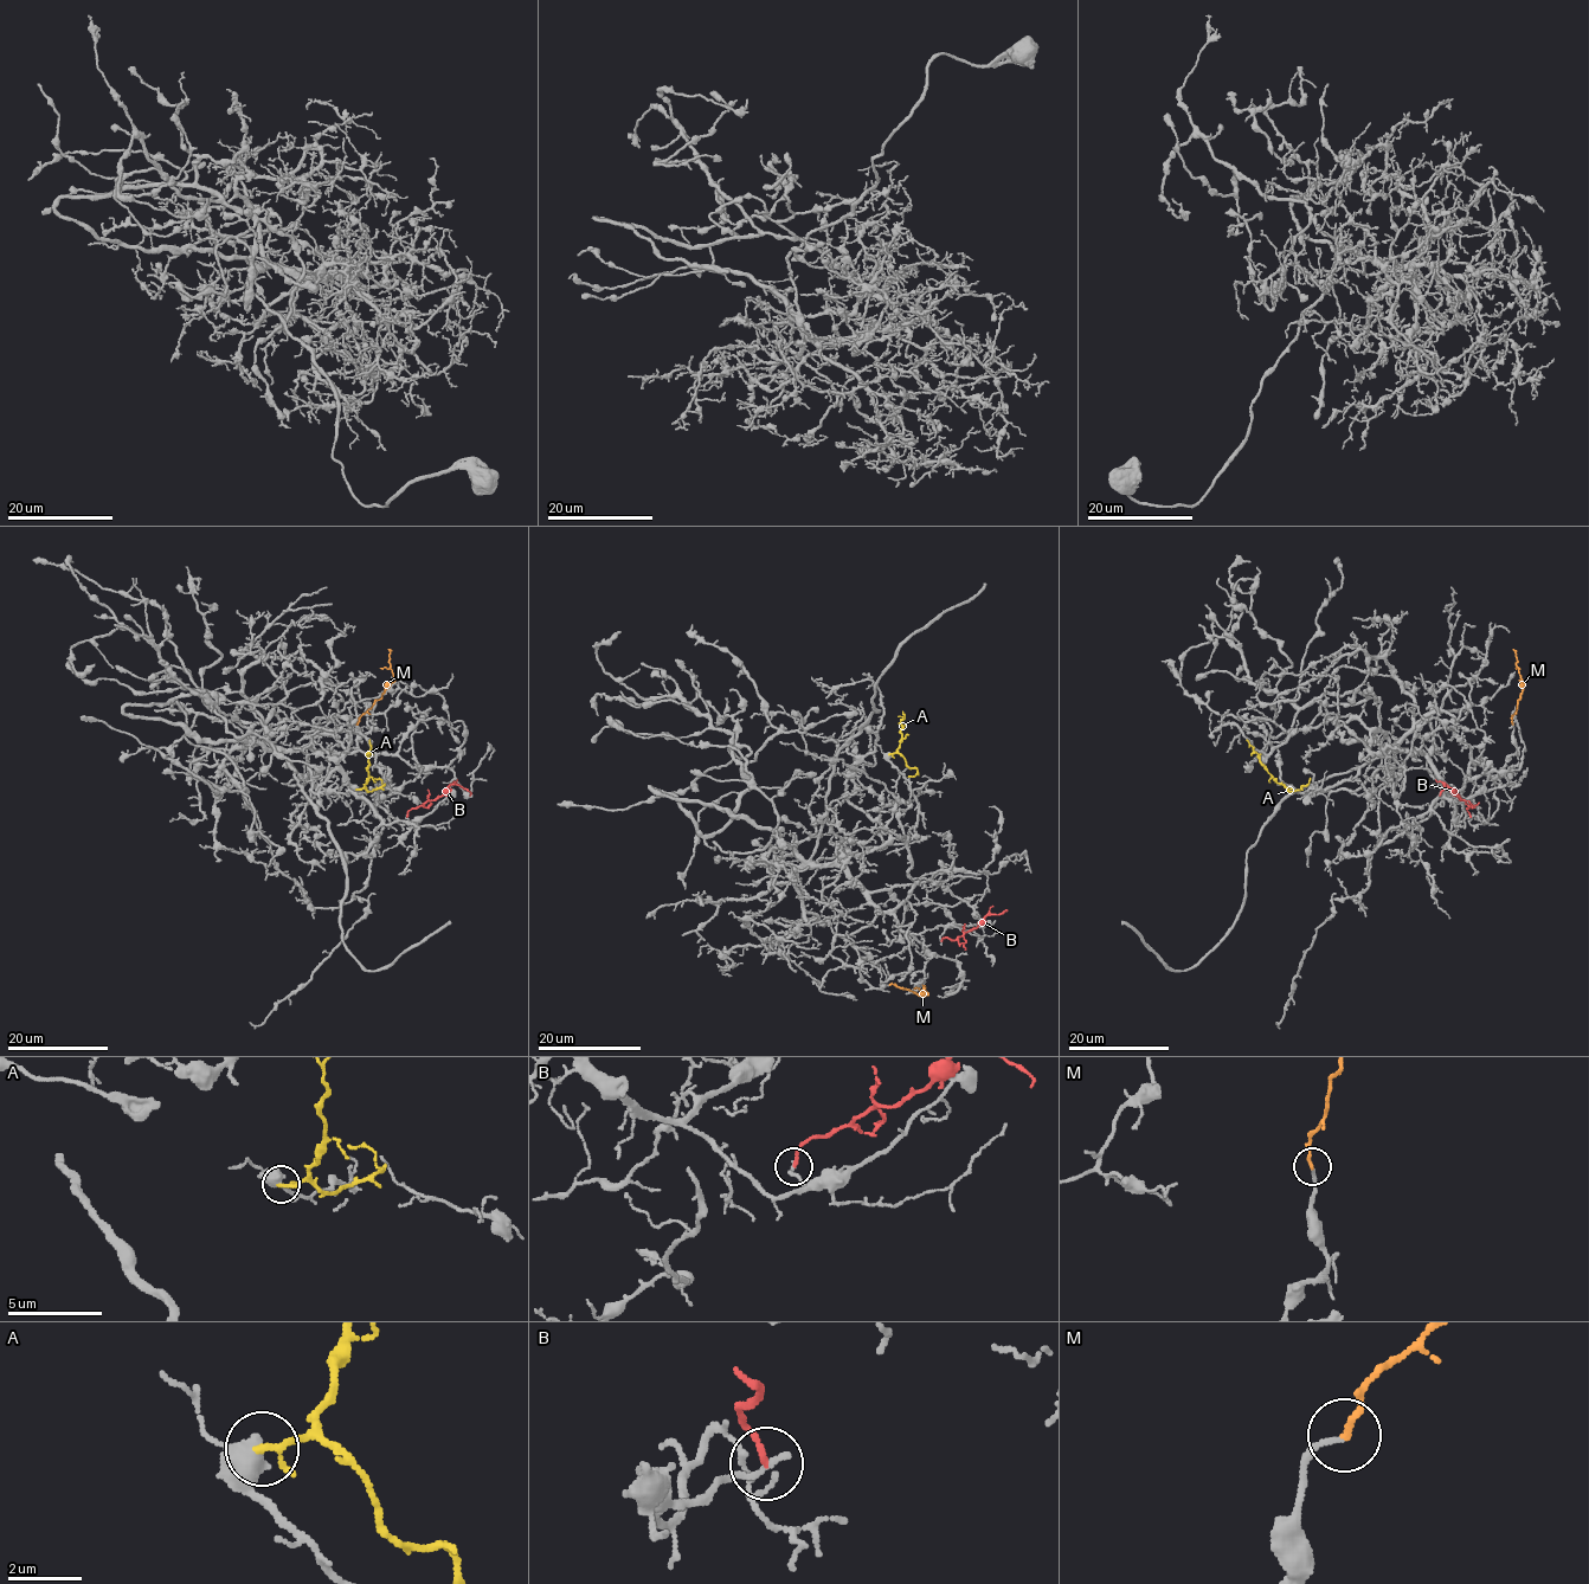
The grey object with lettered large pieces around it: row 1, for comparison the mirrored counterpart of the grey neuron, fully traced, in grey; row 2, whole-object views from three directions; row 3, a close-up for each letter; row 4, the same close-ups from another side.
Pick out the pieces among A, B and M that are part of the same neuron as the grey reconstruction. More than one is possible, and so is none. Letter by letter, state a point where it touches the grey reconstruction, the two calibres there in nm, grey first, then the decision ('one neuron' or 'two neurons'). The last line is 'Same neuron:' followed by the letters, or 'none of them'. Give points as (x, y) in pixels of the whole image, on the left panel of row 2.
A: meets grey at (356, 789); 460 nm thick on the grey side, 190 nm on the other; two neurons
B: meets grey at (406, 816); 200 nm thick on the grey side, 170 nm on the other; two neurons
M: meets grey at (356, 723); 140 nm thick on the grey side, 180 nm on the other; one neuron
Same neuron: M

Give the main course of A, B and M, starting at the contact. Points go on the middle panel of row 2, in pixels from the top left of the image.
A: (889, 754), (898, 751), (901, 739), (902, 712)
B: (941, 941), (946, 937), (957, 940), (986, 916), (1005, 909)
M: (889, 985), (928, 993), (921, 985)

